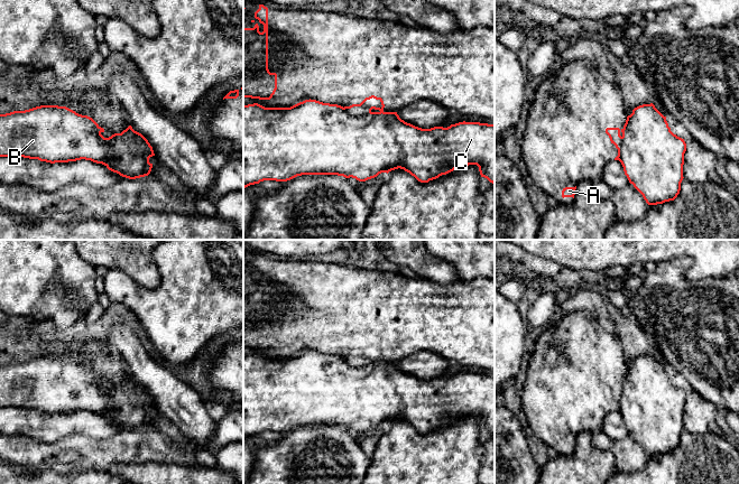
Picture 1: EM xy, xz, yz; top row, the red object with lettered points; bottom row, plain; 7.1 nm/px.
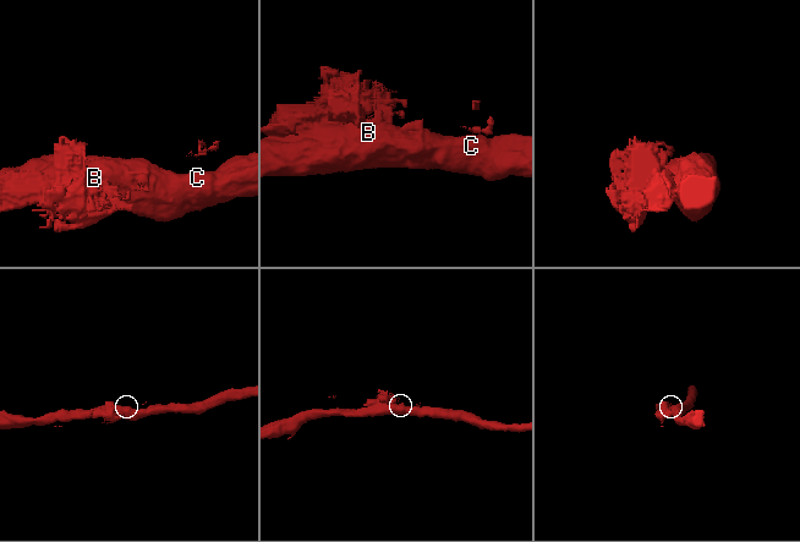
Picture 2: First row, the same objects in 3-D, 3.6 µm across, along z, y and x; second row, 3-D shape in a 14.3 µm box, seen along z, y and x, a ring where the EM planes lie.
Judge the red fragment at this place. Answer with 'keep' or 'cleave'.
keep

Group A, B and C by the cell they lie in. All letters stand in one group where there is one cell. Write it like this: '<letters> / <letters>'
A B C

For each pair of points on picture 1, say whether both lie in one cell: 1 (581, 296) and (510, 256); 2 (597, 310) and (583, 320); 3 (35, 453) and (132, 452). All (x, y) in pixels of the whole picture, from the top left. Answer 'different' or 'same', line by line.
1: different
2: different
3: same

